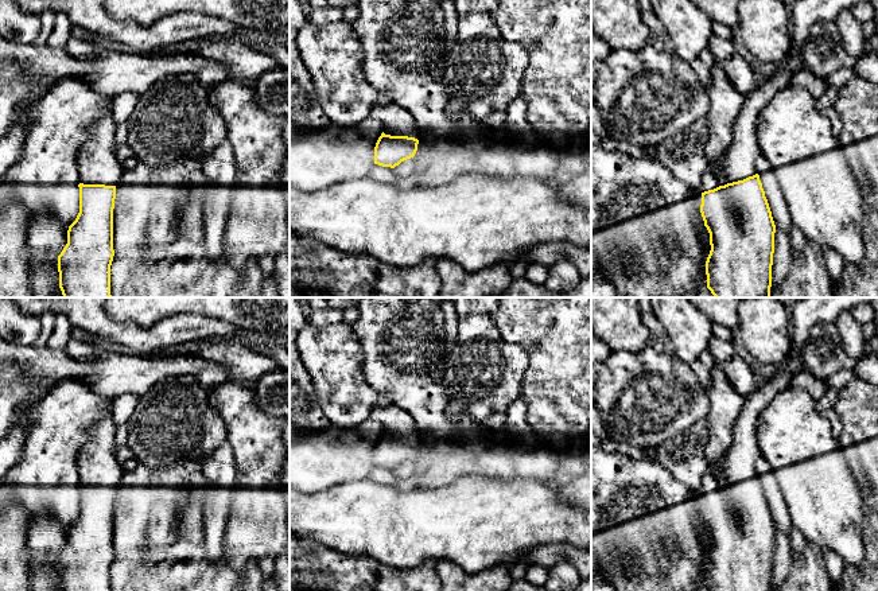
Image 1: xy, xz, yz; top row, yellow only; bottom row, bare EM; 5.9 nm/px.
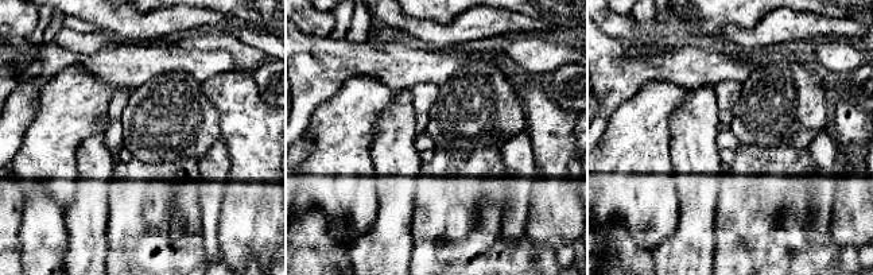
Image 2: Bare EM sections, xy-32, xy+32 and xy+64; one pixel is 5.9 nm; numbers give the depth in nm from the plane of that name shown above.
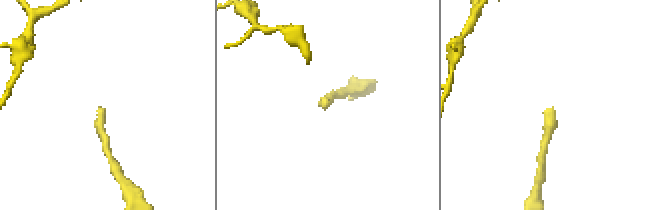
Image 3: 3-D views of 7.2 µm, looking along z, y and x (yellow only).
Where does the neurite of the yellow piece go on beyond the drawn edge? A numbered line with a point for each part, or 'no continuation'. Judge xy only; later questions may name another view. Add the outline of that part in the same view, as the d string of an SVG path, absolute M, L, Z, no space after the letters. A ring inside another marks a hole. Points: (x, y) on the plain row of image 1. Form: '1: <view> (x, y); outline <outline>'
1: xy (97, 466); outline M112 412L104 415L92 428L90 438L81 447L77 467L83 486L120 486L124 468L116 459L116 424Z

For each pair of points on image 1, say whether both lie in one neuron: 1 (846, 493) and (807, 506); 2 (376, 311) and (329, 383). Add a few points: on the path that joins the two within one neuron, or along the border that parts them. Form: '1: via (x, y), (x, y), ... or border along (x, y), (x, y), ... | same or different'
1: via (836, 500), (816, 506) | same
2: border along (350, 326), (364, 357), (364, 370) | different

